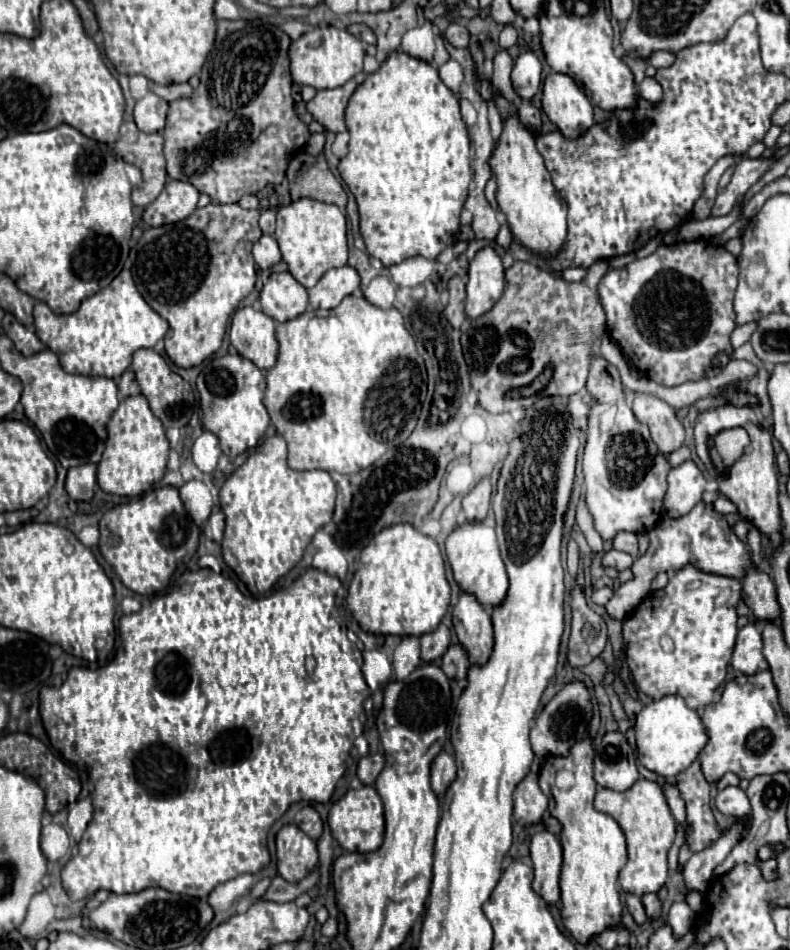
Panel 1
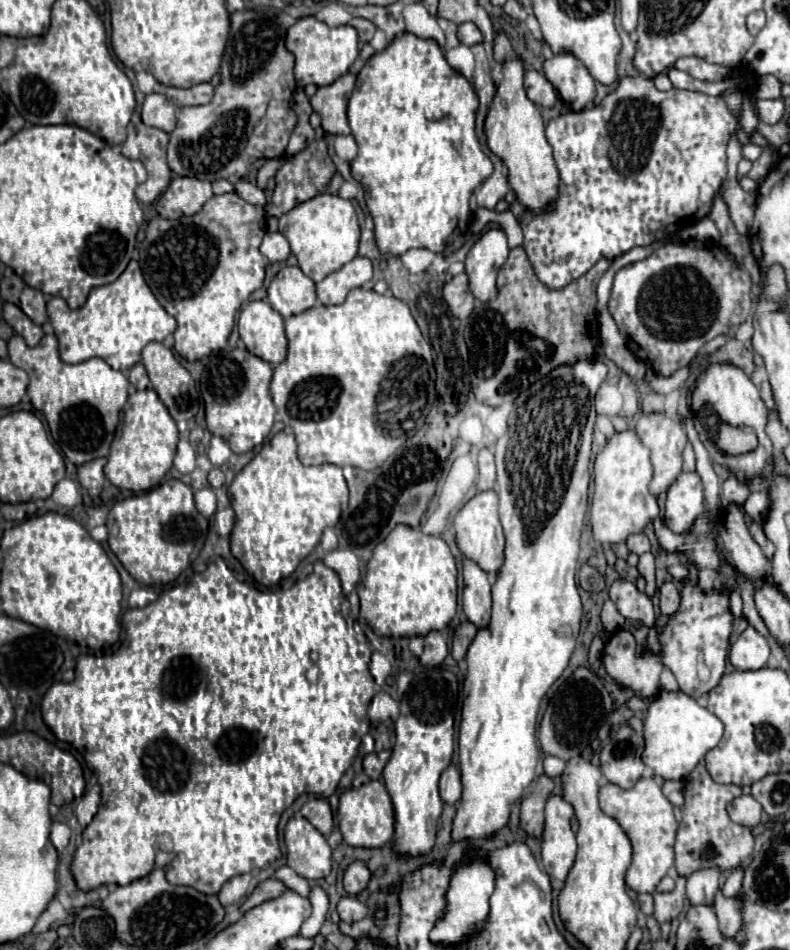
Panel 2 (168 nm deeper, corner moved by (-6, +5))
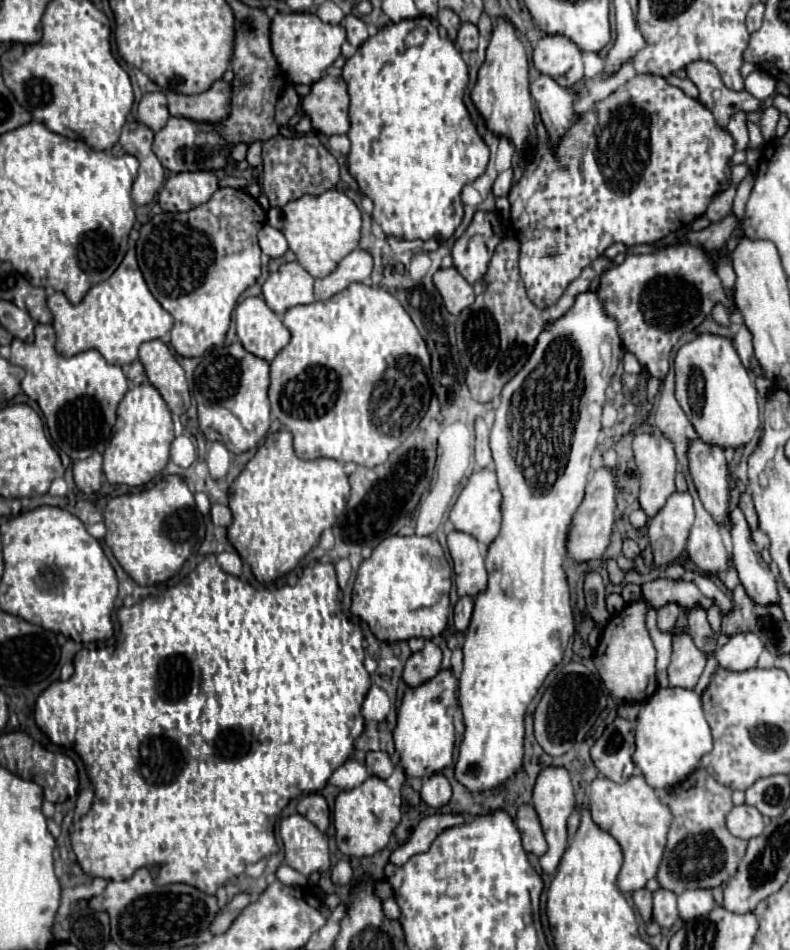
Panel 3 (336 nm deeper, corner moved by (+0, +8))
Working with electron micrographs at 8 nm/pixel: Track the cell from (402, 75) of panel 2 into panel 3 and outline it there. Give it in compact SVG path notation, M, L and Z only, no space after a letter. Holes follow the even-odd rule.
M426 16L416 18L416 20L406 20L406 22L398 22L398 24L388 24L384 28L378 30L376 36L368 38L352 58L346 60L344 68L342 68L342 78L348 84L348 94L350 94L350 130L348 130L348 138L352 142L350 154L348 154L348 170L350 174L356 178L360 192L364 196L368 196L374 202L374 212L372 212L372 220L382 228L382 232L386 236L392 238L402 238L402 240L438 240L440 244L446 242L448 238L452 238L454 230L460 226L462 218L464 218L464 206L460 200L460 192L466 184L474 182L480 174L484 174L486 166L488 166L488 158L490 152L486 148L486 144L482 142L482 138L478 136L470 114L464 106L464 90L468 86L468 66L462 60L462 54L454 48L454 44L448 38L440 38L438 28L434 26L434 22Z

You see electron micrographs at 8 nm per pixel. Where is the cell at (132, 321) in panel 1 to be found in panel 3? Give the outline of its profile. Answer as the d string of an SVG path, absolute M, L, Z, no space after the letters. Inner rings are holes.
M130 250L110 280L90 288L80 304L70 304L62 292L48 296L48 308L54 316L56 350L62 356L74 356L86 350L98 350L106 362L126 366L138 358L138 346L148 340L162 338L174 324L174 318L150 294L142 272L136 264L136 254Z

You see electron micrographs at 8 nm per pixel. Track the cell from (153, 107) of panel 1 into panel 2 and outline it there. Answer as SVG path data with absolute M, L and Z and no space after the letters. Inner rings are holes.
M146 95L142 105L142 121L170 133L176 127L176 107L164 95Z

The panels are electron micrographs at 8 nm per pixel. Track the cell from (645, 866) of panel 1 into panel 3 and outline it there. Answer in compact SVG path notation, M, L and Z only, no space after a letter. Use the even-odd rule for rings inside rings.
M602 776L590 784L590 790L592 790L590 810L594 822L602 830L610 832L622 846L622 852L626 852L626 860L618 874L618 888L622 892L634 892L644 888L646 882L656 876L658 866L662 862L666 834L672 822L670 808L656 796L654 788L646 784L644 776L632 776L624 784L616 784Z

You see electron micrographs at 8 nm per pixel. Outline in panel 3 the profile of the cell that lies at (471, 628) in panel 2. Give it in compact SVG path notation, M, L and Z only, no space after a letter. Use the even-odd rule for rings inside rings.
M464 596L458 600L458 604L454 606L454 626L456 632L464 632L470 624L472 618L472 608L474 608L474 600L470 596Z

